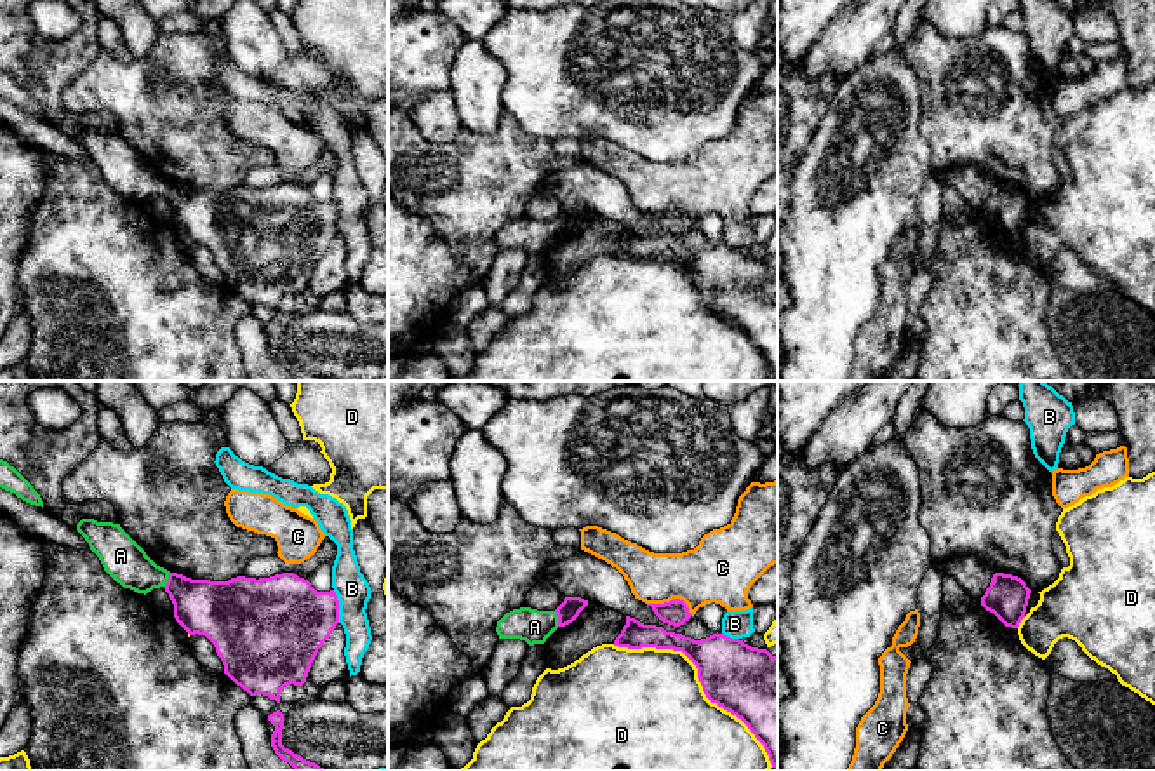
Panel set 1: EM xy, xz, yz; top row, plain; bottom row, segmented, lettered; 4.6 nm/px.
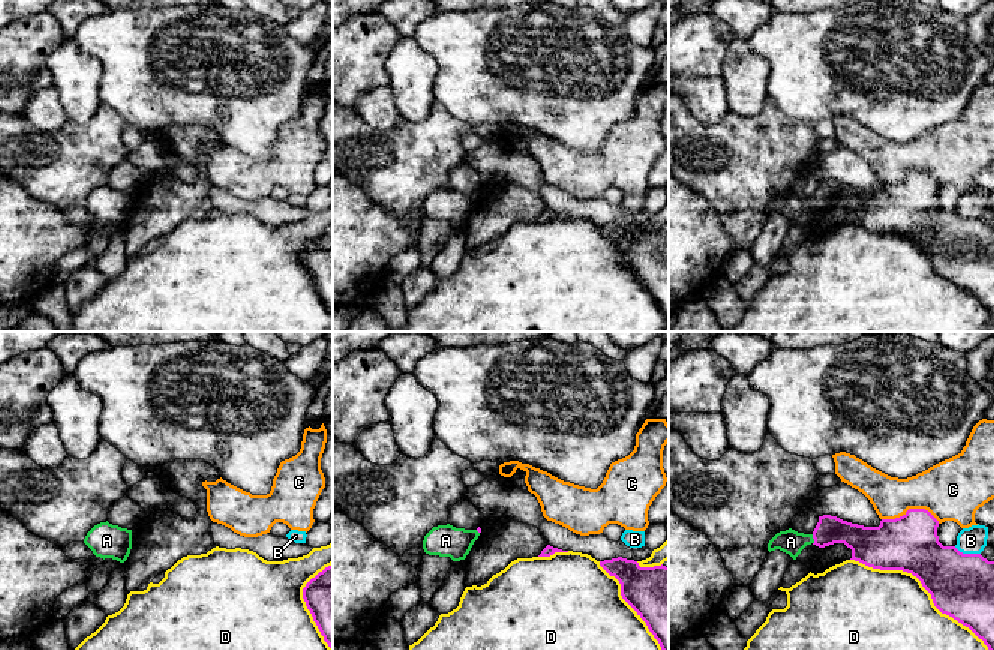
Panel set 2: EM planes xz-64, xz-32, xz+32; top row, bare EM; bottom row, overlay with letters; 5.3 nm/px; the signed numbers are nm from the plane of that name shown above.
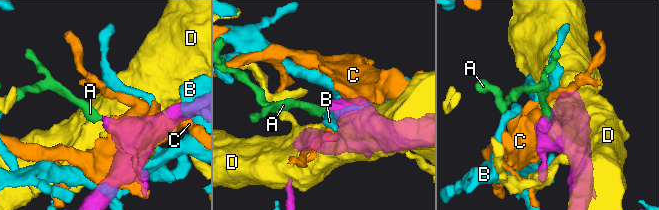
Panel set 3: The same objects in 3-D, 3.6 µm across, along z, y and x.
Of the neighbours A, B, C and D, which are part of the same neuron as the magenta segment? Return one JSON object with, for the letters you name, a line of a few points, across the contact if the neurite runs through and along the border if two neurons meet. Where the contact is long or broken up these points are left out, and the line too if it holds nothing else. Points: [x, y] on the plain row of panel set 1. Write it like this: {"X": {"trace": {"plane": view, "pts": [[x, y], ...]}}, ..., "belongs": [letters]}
{"A": {"trace": {"plane": "xy", "pts": [[207, 218], [167, 190], [141, 185], [120, 166]]}}, "belongs": ["A"]}

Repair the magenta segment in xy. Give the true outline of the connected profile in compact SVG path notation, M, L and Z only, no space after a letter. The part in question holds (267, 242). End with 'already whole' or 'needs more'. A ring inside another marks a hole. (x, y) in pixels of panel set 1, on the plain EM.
M82 129L77 141L99 167L104 181L124 198L146 205L164 197L174 214L176 231L190 245L205 245L214 254L224 284L250 306L263 305L280 313L285 296L303 296L318 259L339 233L336 202L317 202L308 190L294 183L259 190L191 190L157 176L120 134Z; needs more

